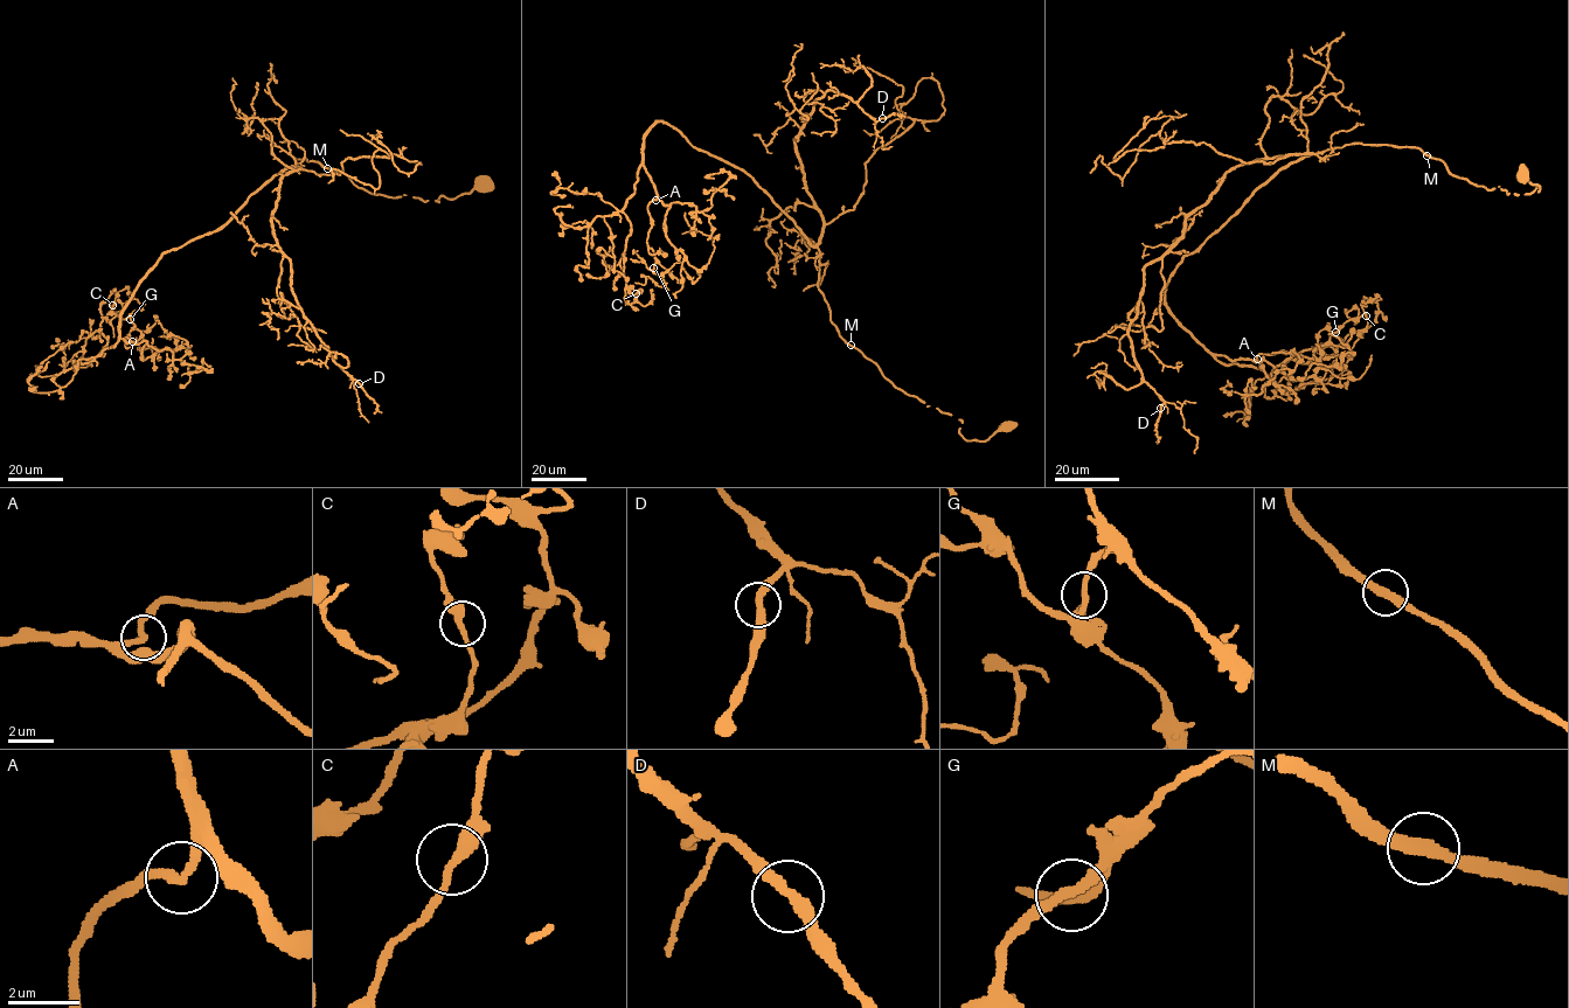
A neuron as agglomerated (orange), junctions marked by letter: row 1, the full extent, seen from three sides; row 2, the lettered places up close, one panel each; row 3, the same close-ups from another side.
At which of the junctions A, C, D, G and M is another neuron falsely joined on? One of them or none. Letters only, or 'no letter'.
no letter

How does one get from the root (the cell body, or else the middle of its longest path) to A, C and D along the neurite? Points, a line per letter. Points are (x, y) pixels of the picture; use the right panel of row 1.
A: (1522, 176), (1540, 189), (1487, 189), (1418, 147), (1361, 143), (1278, 169), (1165, 291), (1210, 353), (1257, 359)
C: (1522, 176), (1540, 189), (1487, 189), (1418, 147), (1312, 153), (1165, 291), (1217, 360), (1269, 375), (1366, 315)
D: (1522, 176), (1540, 189), (1487, 189), (1418, 147), (1361, 143), (1231, 167), (1144, 269), (1129, 336), (1160, 408)

